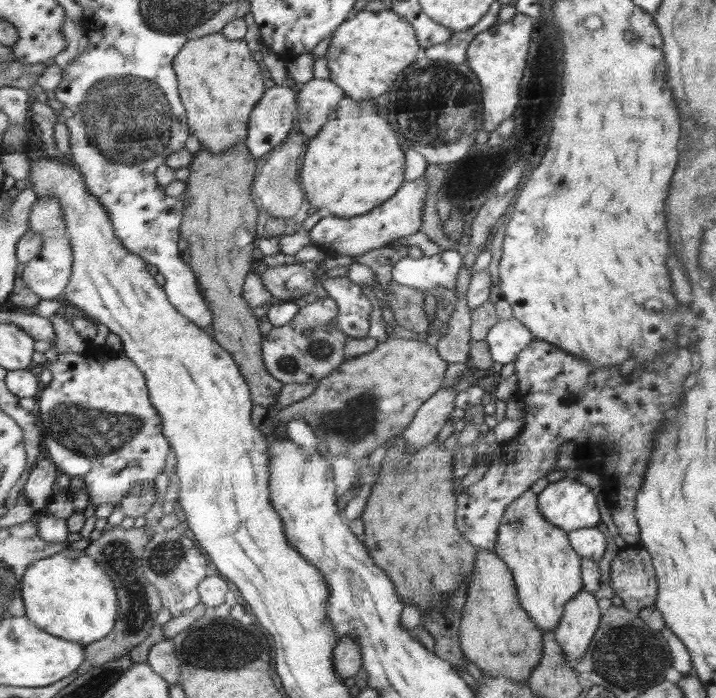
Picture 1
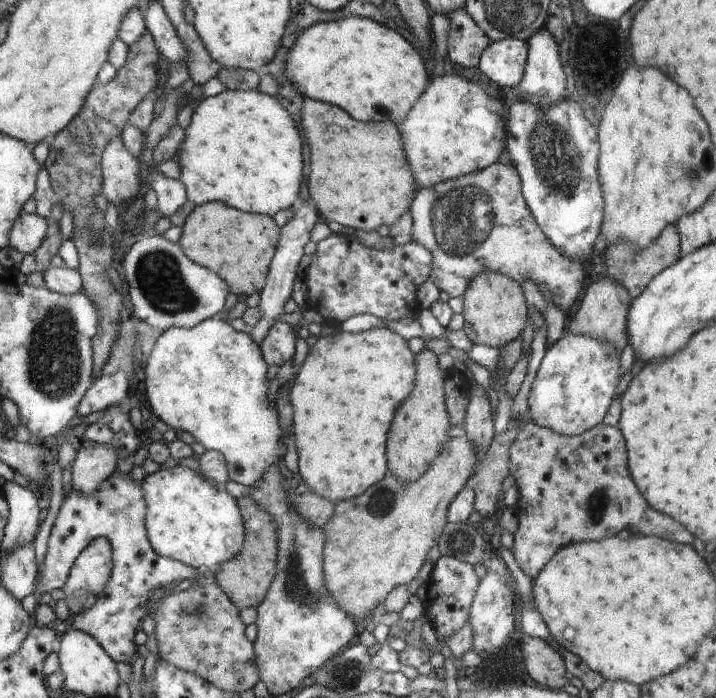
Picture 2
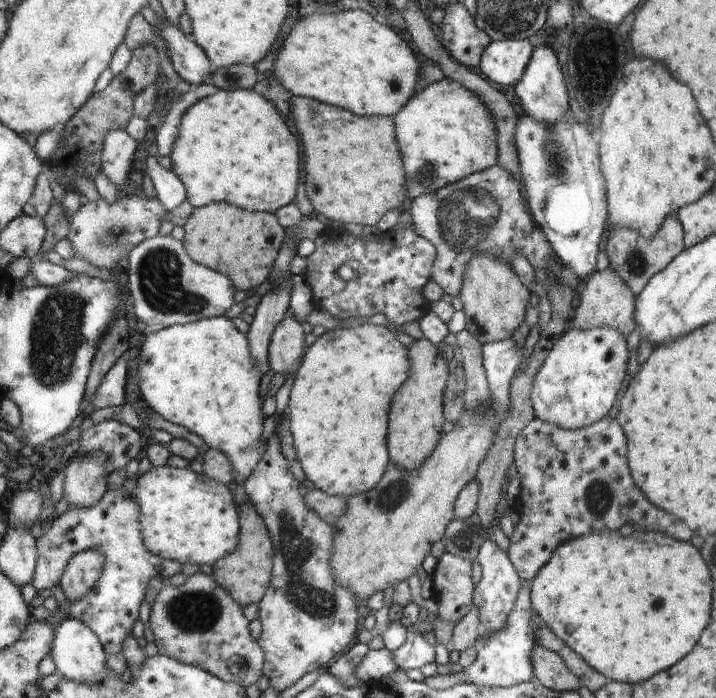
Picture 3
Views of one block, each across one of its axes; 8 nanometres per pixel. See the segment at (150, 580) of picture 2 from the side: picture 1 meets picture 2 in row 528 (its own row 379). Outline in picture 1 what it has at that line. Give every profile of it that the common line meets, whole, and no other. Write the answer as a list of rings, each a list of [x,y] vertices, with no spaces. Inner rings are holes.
[[[82,352],[59,355],[59,359],[49,366],[49,370],[53,373],[53,380],[50,384],[44,386],[40,399],[41,420],[44,421],[44,428],[48,431],[48,434],[45,434],[47,456],[55,461],[62,473],[68,474],[72,478],[79,476],[85,481],[89,492],[89,501],[96,506],[108,503],[115,503],[118,506],[123,501],[124,496],[128,494],[128,490],[134,486],[134,482],[140,480],[142,483],[142,480],[154,480],[158,474],[162,474],[162,470],[166,466],[166,456],[168,456],[171,447],[168,446],[168,438],[162,436],[162,418],[151,402],[146,375],[136,367],[131,359],[126,358],[126,356],[114,358],[114,356],[110,356],[110,353],[112,352],[100,354],[100,358],[87,358]]]

